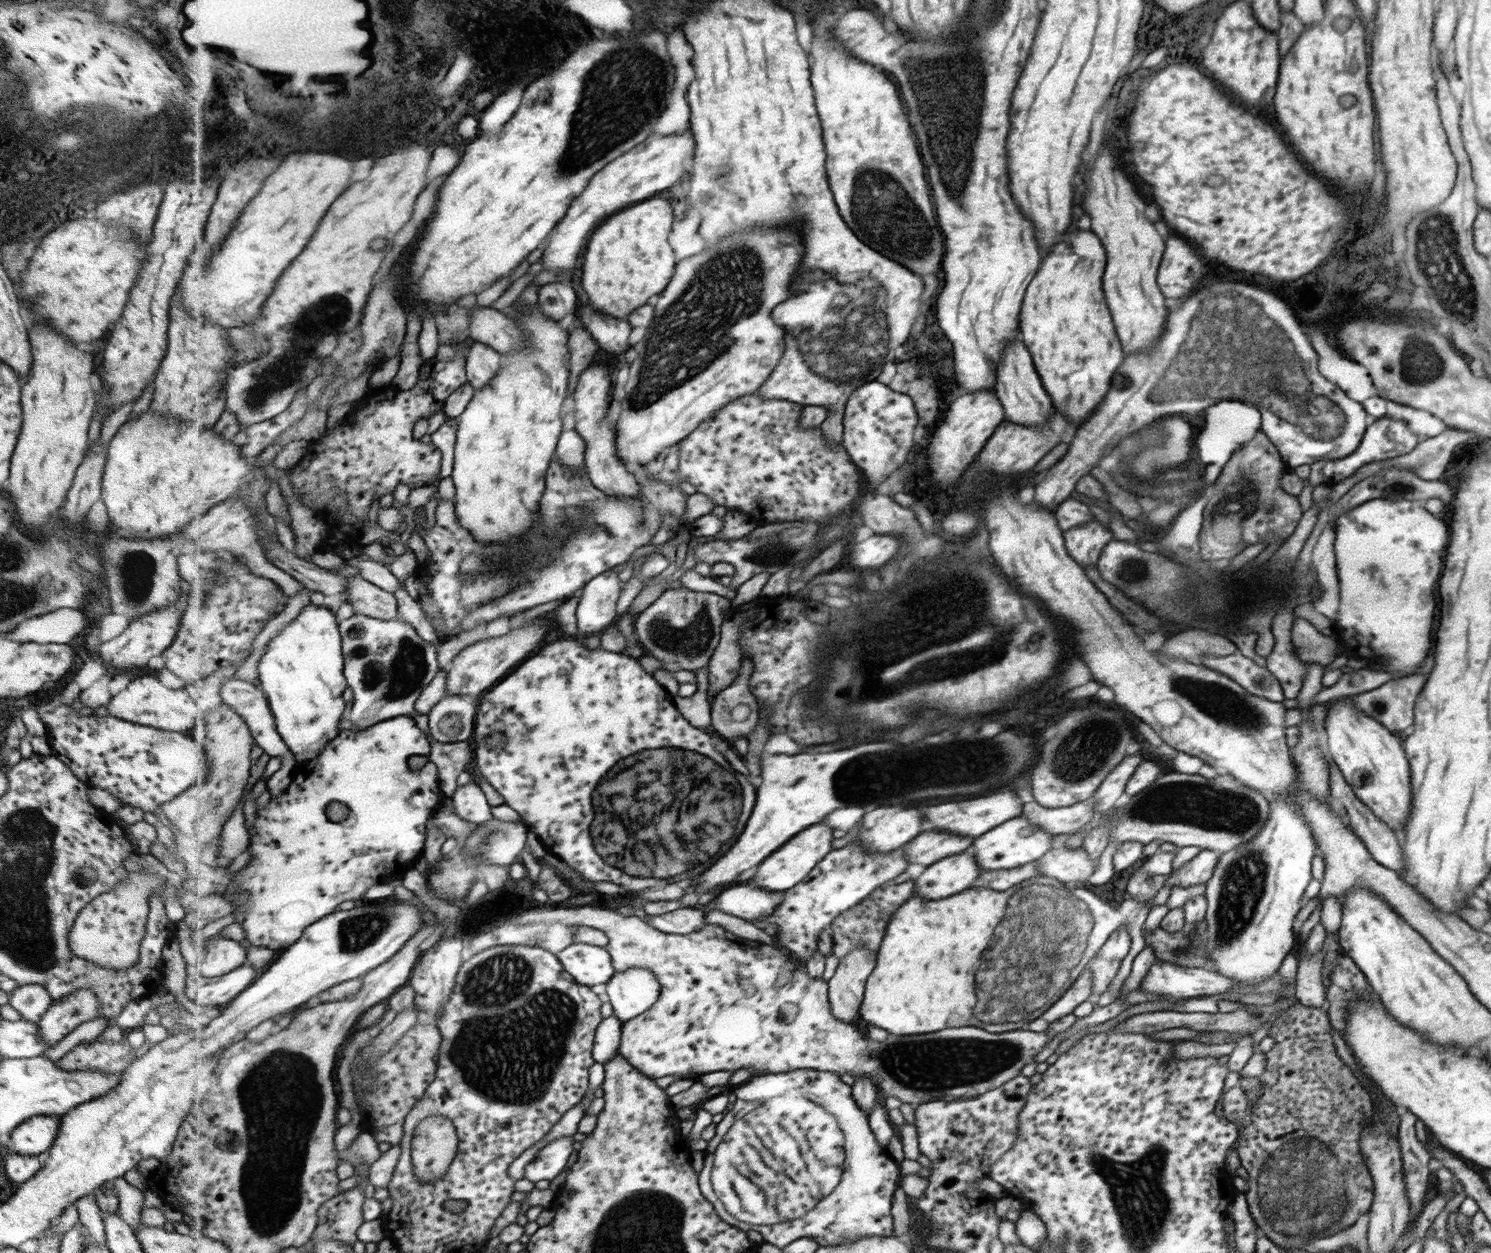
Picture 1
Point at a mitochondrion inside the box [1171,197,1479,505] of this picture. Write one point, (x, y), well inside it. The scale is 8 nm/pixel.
(1421, 352)

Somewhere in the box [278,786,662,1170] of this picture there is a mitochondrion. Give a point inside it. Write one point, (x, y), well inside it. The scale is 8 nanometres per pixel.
(486, 1052)

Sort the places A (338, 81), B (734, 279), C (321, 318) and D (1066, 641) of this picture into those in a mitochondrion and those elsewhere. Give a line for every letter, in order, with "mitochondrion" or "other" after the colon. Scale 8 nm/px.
A: other
B: mitochondrion
C: mitochondrion
D: other

